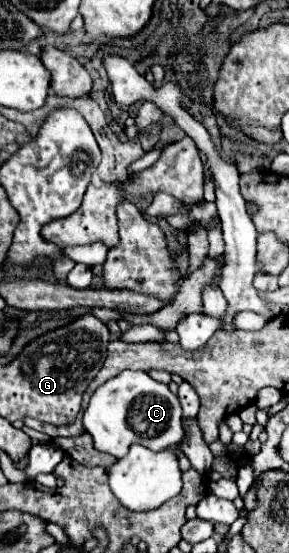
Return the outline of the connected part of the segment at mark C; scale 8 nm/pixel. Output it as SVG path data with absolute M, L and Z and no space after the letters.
M124 371L96 389L84 411L82 427L92 437L94 449L110 453L116 459L122 459L134 443L140 443L152 451L164 451L178 445L178 441L184 437L178 397L170 393L166 385L140 371Z

